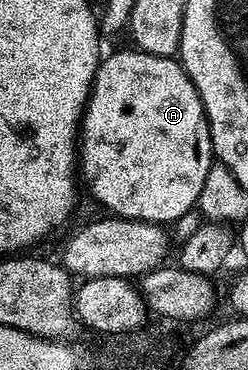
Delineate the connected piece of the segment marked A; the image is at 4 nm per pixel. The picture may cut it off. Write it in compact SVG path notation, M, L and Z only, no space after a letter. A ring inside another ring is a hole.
M130 51L115 52L100 59L87 107L83 110L81 155L77 164L82 179L83 176L87 179L92 198L101 207L108 208L112 217L170 226L199 203L205 174L209 174L213 163L211 131L195 84L178 59Z

